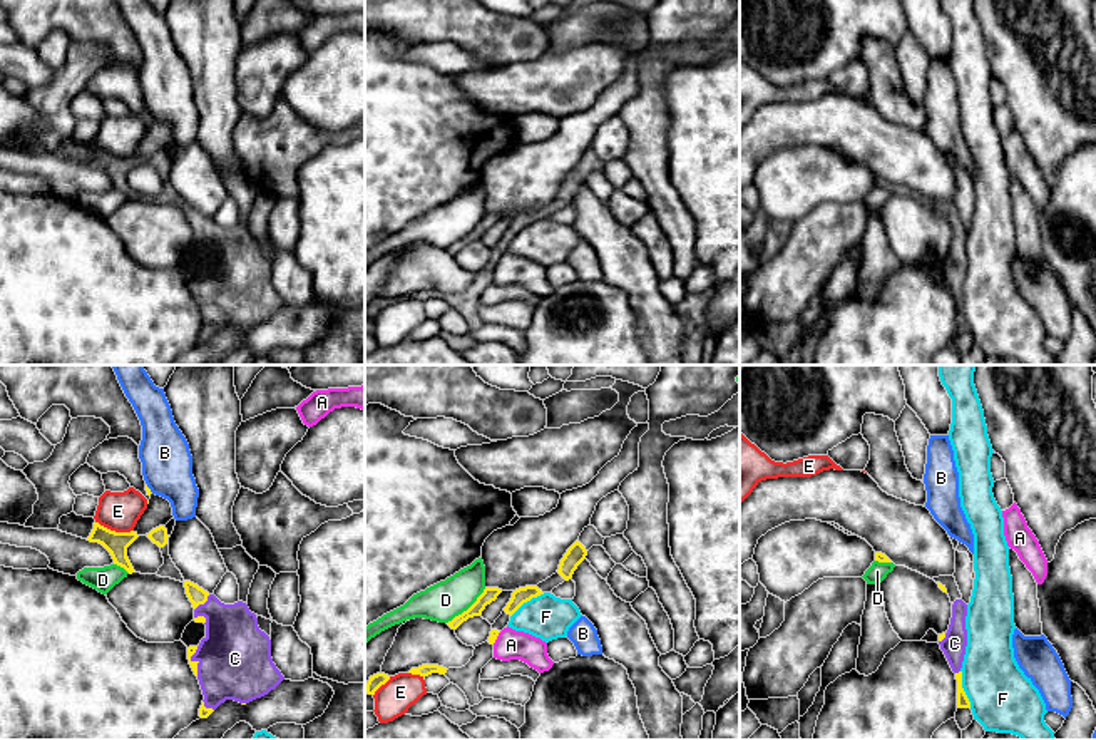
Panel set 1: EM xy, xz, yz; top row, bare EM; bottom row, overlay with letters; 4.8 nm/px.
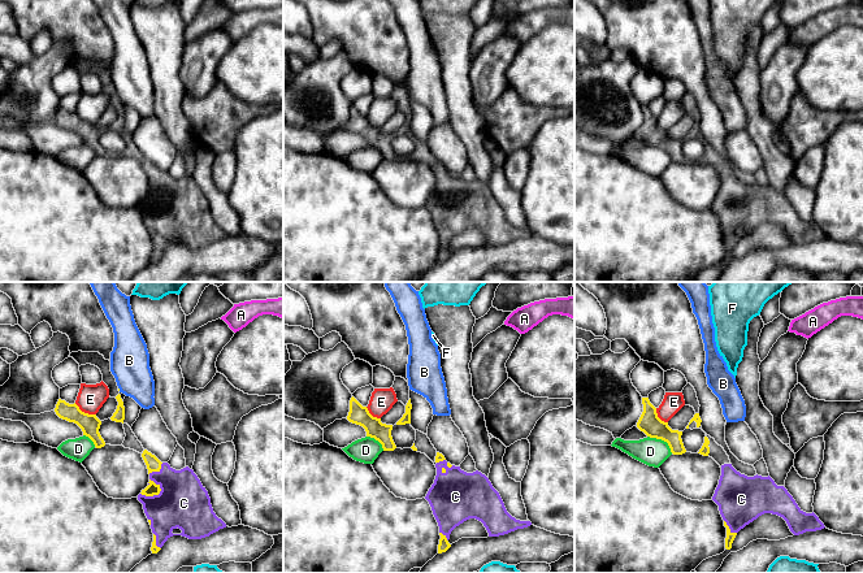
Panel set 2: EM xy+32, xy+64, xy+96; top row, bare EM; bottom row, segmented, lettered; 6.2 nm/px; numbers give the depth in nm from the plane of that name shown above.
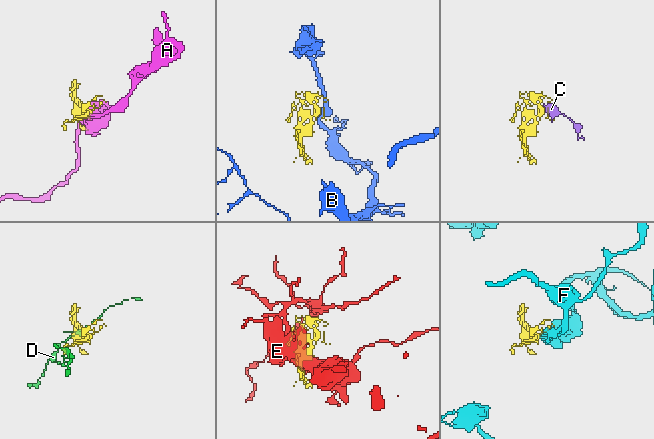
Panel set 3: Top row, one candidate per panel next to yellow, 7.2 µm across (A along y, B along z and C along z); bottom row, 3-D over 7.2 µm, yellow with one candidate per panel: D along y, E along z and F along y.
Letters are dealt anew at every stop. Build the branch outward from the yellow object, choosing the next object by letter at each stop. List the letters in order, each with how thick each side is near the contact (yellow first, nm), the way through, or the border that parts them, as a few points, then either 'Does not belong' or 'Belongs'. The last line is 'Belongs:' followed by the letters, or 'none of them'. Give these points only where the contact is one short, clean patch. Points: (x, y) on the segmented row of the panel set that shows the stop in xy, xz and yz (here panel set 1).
A: Thickness 50 nm (yellow) against 140 nm. Does not belong
B: Thickness 20 nm (yellow) against 240 nm. Boundary: xy (146, 486), (153, 493). Does not belong
C: Thickness 50 nm (yellow) against 360 nm. Belongs
D: Thickness 70 nm (yellow) against 190 nm. Does not belong
E: Thickness 110 nm (yellow) against 190 nm. Does not belong
F: Thickness 60 nm (yellow) against 320 nm. Does not belong
Belongs: C

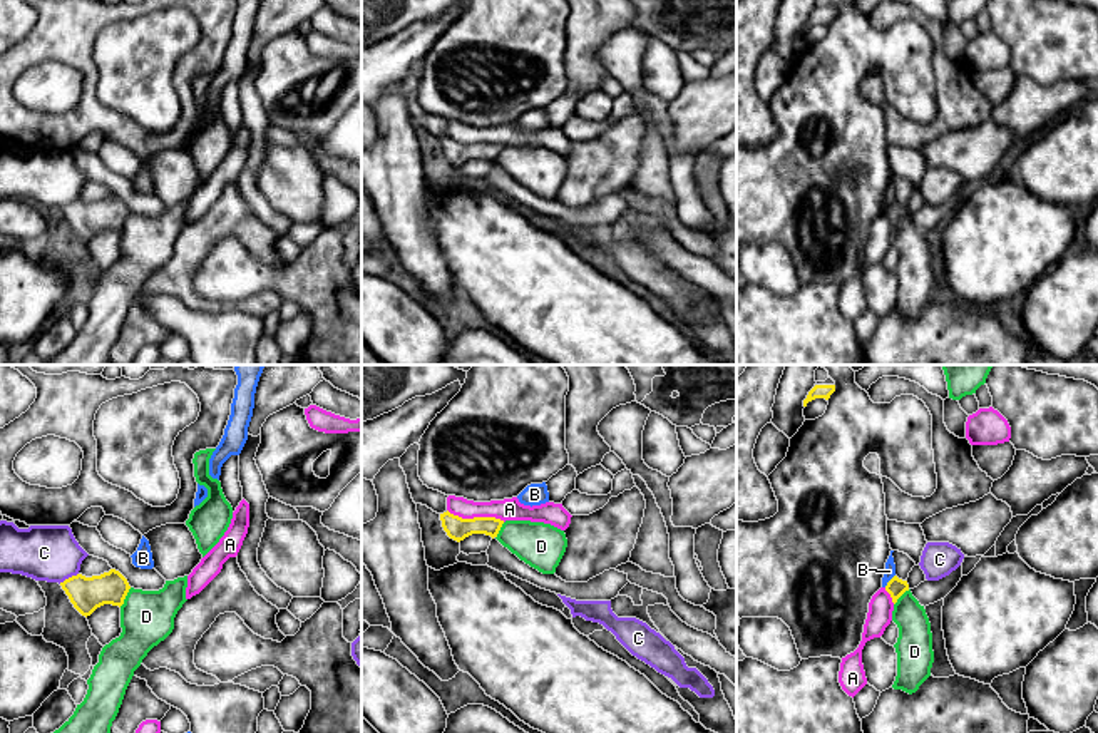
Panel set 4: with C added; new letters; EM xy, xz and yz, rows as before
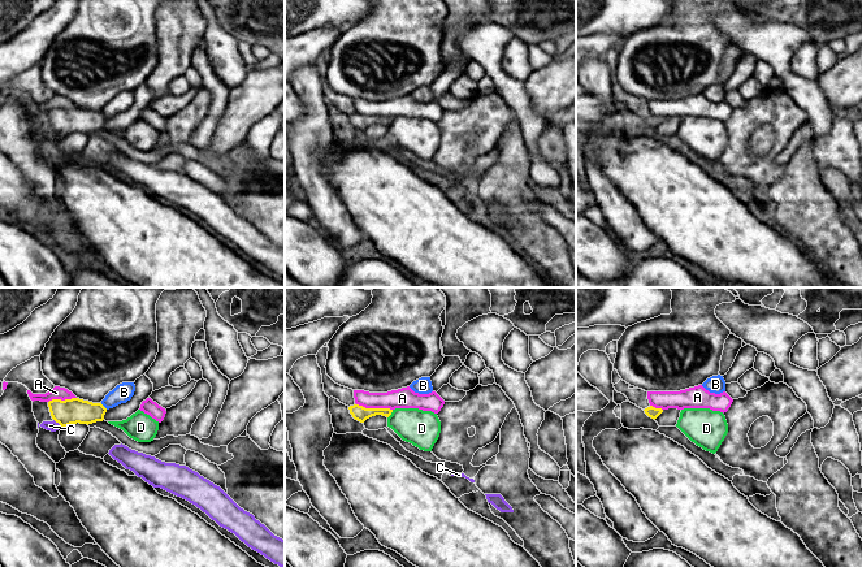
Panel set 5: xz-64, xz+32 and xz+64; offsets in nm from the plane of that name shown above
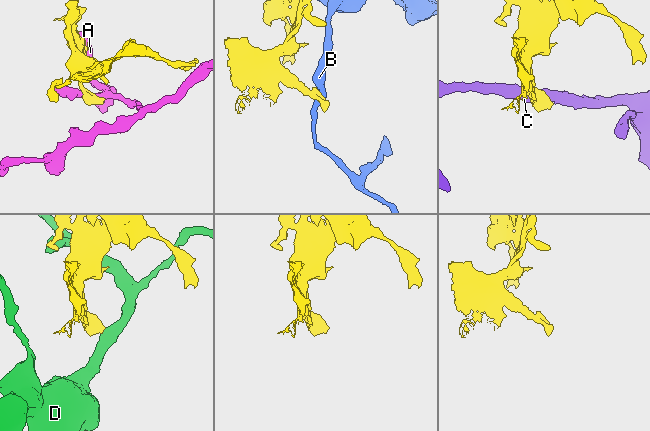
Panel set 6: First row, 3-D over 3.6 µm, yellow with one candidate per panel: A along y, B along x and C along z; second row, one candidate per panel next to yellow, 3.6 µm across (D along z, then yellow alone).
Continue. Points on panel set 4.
A: Thickness 110 nm (yellow) against 110 nm. Boundary: xz (447, 509), (462, 517), (499, 517), (504, 521). Does not belong
B: Thickness 90 nm (yellow) against 60 nm. Boundary: yz (894, 574), (884, 586). Does not belong
C: Thickness 160 nm (yellow) against 280 nm. Boundary: xy (77, 573), (59, 583). Does not belong
D: Thickness 160 nm (yellow) against 260 nm. Does not belong
Belongs: none of them

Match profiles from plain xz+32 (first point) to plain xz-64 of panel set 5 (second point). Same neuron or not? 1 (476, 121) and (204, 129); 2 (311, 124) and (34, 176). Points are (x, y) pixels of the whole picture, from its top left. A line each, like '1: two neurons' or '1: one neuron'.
1: two neurons
2: one neuron

